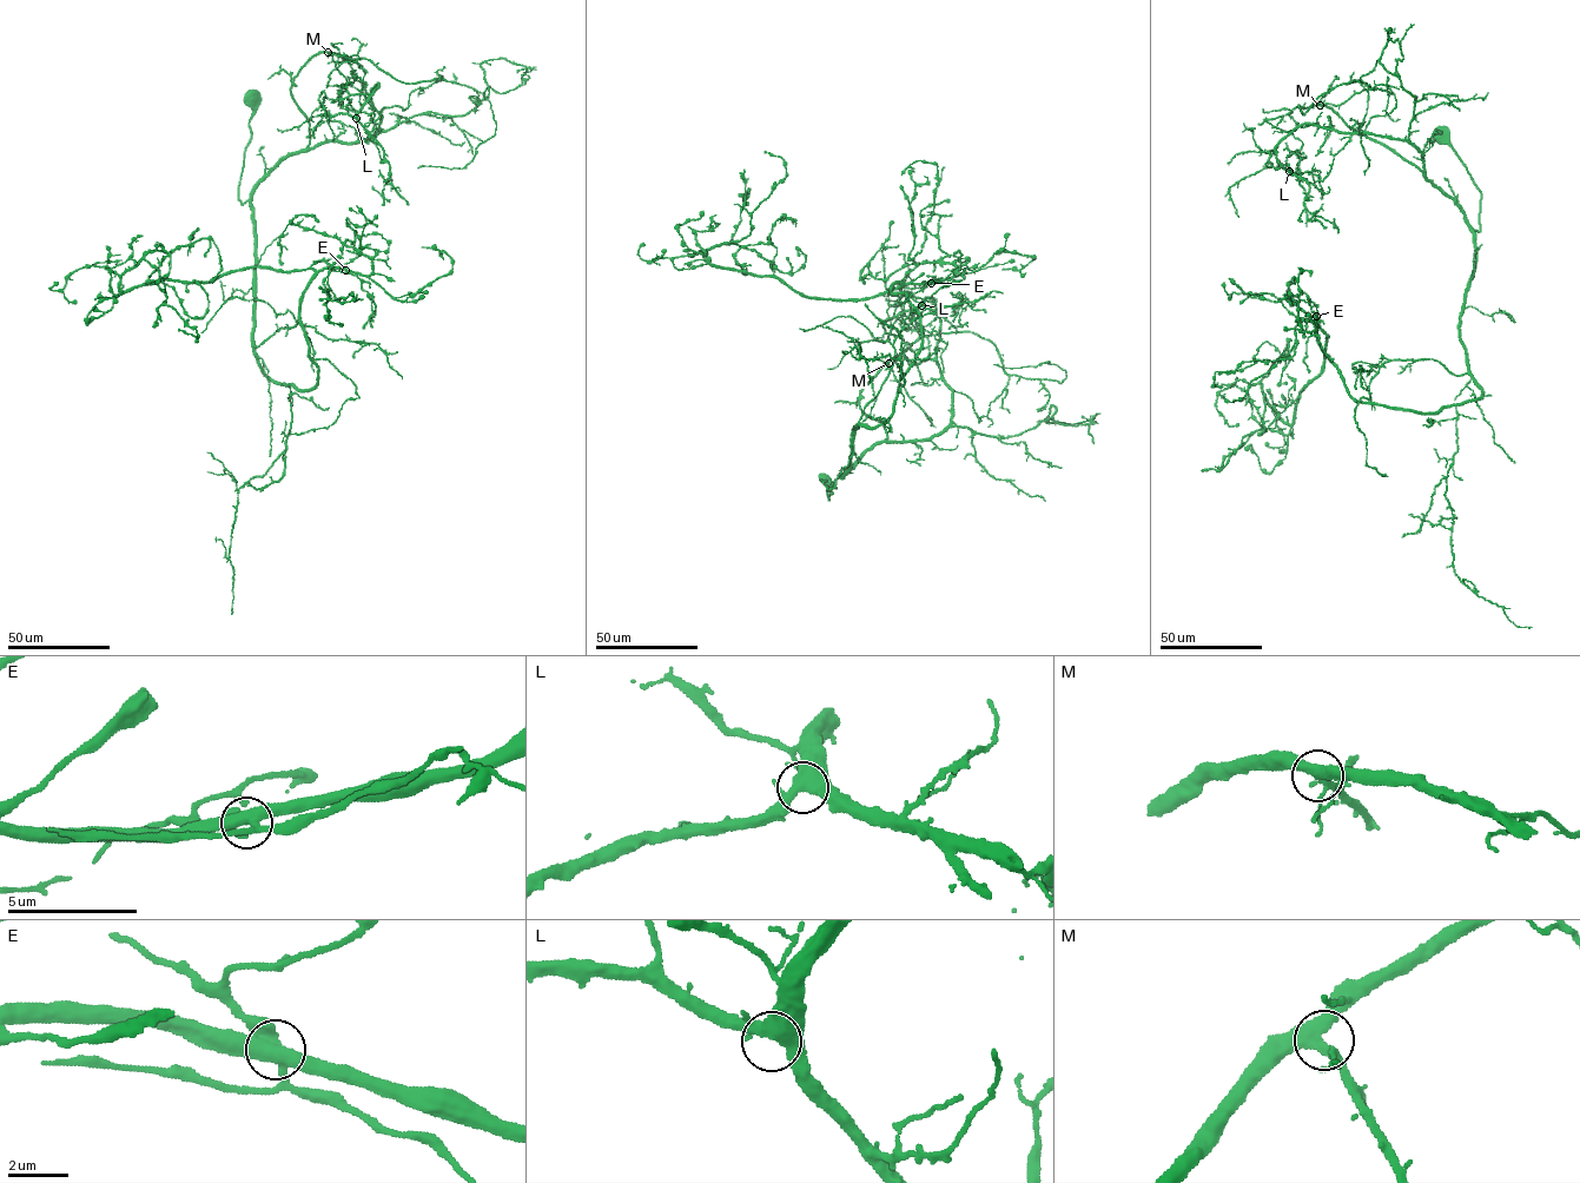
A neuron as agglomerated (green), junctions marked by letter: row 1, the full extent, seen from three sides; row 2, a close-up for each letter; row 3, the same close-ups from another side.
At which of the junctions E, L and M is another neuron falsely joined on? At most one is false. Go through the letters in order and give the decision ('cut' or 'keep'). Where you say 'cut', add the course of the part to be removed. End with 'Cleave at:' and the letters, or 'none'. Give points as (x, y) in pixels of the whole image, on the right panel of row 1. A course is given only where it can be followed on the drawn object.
E: keep
L: keep
M: keep
Cleave at: none

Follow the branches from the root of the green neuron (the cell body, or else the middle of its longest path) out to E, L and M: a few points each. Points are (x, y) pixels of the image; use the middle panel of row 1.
E: (825, 480), (828, 500), (855, 425), (888, 418), (919, 349), (918, 309), (891, 286), (931, 283)
L: (825, 480), (828, 500), (828, 487), (876, 445), (931, 440), (949, 424), (940, 319), (931, 297), (921, 305)
M: (825, 480), (828, 500), (834, 481), (886, 437), (884, 424), (864, 412), (859, 401), (863, 387), (888, 363)

